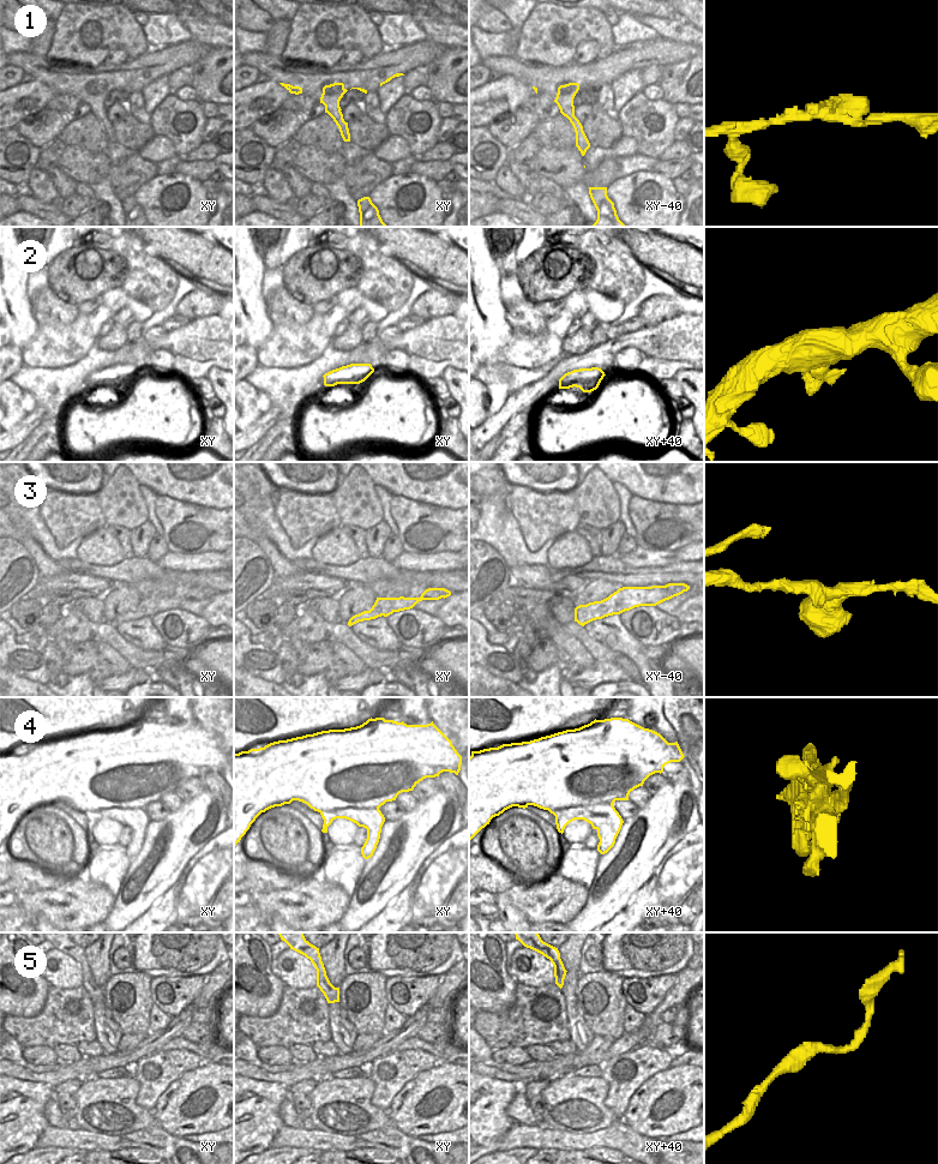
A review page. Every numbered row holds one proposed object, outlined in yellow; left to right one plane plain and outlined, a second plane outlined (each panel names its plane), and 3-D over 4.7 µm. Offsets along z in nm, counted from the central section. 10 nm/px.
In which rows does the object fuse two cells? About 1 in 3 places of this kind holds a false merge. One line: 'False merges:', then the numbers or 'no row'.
False merges: 4.

